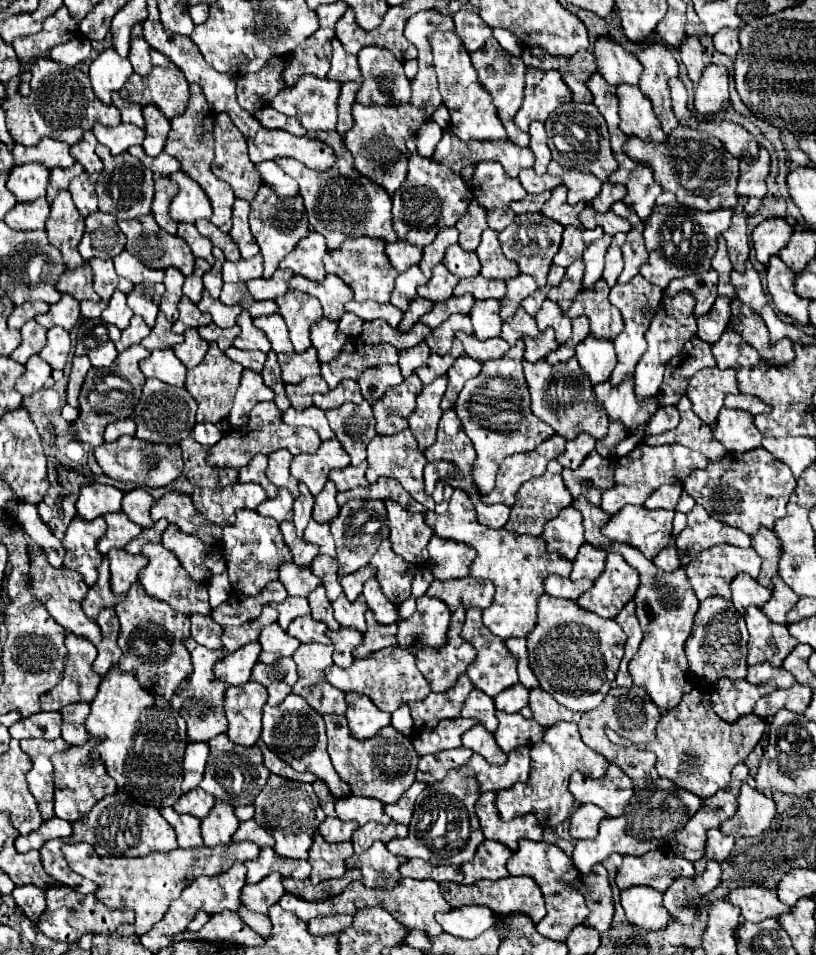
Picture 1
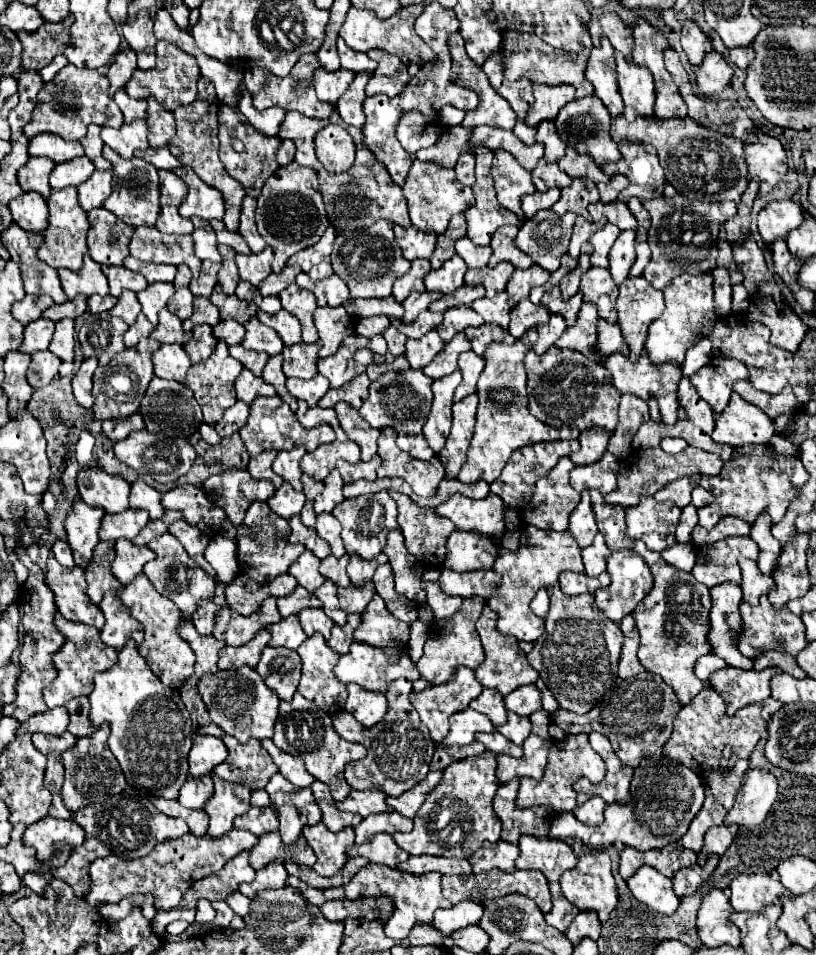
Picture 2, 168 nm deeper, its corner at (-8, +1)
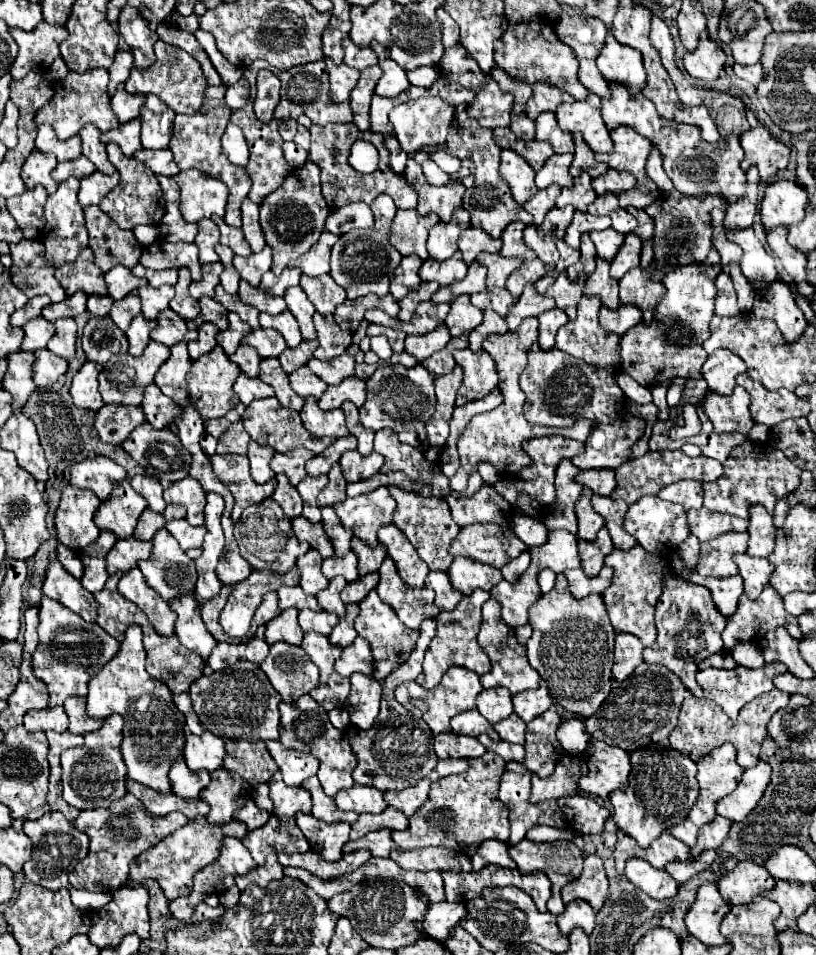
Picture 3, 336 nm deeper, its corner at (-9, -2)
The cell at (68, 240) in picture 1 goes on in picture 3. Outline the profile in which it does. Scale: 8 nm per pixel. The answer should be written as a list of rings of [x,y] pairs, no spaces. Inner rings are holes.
[[[65,180],[59,184],[57,192],[49,196],[45,204],[45,232],[43,232],[43,246],[45,246],[45,262],[51,266],[63,266],[75,262],[81,250],[89,246],[89,234],[83,220],[83,208],[77,202],[79,180]]]

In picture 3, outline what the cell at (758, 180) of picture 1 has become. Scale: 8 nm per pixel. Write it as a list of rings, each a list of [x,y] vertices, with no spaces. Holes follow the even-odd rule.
[[[759,122],[751,124],[751,130],[741,136],[741,146],[745,150],[741,168],[747,172],[751,166],[757,166],[763,182],[787,168],[789,148],[783,142],[771,138],[771,134]]]

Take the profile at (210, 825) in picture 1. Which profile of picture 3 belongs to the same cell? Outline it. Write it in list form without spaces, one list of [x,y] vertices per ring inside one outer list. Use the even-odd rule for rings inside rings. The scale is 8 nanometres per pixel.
[[[219,768],[211,774],[211,784],[201,792],[201,800],[209,804],[207,822],[209,824],[227,824],[233,818],[233,812],[243,808],[245,802],[253,796],[253,788],[241,780],[241,776]]]

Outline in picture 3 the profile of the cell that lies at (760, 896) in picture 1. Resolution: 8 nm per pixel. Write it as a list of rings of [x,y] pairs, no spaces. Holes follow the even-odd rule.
[[[751,860],[739,862],[735,870],[727,872],[717,888],[723,900],[731,906],[749,906],[755,896],[769,892],[775,888],[775,878],[767,872],[765,866],[753,864]]]

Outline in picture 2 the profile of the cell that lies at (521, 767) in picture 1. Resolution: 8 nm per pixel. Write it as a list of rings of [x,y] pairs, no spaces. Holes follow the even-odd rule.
[[[540,709],[530,715],[532,723],[532,733],[524,741],[524,755],[520,759],[520,765],[516,769],[518,777],[534,777],[540,781],[544,775],[544,767],[548,763],[548,751],[554,743],[554,739],[548,735],[548,725],[550,725],[550,713]]]

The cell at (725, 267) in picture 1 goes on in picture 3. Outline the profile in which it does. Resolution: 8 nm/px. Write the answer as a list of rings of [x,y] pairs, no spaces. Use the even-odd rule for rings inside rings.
[[[713,210],[713,240],[715,240],[715,248],[719,252],[719,256],[723,258],[723,264],[727,266],[729,262],[733,260],[741,260],[743,251],[735,243],[725,238],[725,228],[723,228],[723,218],[725,218],[725,212],[723,210]]]

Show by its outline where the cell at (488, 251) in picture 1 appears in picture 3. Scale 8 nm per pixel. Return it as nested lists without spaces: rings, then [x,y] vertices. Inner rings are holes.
[[[513,222],[513,224],[509,224],[505,228],[505,232],[501,236],[503,248],[499,252],[503,258],[521,258],[521,260],[533,260],[533,258],[537,258],[535,252],[523,242],[523,236],[521,236],[523,228],[525,228],[523,222]]]

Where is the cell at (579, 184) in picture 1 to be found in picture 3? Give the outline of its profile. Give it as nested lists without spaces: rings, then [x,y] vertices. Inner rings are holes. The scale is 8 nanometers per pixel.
[[[575,136],[575,158],[571,164],[571,176],[579,176],[581,172],[587,172],[591,178],[603,176],[607,172],[605,164],[595,162],[595,154],[589,152],[589,148],[585,148],[585,142],[581,140],[581,136]]]

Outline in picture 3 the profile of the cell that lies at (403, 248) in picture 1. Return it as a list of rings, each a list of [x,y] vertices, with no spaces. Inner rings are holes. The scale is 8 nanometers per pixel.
[[[397,210],[397,216],[391,226],[389,242],[393,248],[397,248],[403,256],[415,254],[421,260],[427,260],[427,236],[429,230],[437,224],[437,216],[417,216],[415,212],[401,212]]]

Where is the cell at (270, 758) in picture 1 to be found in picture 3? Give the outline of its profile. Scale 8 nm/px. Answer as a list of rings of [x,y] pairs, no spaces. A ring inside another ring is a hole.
[[[273,740],[267,742],[267,748],[269,748],[273,760],[277,762],[287,786],[301,786],[303,780],[315,776],[319,770],[319,760],[315,756],[285,750],[285,748],[281,748],[279,742],[273,742]]]

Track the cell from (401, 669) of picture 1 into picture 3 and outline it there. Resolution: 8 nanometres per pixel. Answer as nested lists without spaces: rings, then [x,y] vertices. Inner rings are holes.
[[[357,636],[351,642],[351,646],[343,648],[343,654],[335,662],[335,670],[337,670],[337,674],[341,674],[345,678],[349,678],[355,672],[373,678],[375,660],[369,650],[369,644],[365,640],[361,640],[361,636]]]

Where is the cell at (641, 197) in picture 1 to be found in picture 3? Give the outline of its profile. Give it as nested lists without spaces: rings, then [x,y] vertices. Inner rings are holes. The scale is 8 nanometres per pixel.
[[[617,128],[611,132],[611,138],[615,142],[613,152],[609,154],[601,154],[595,156],[597,162],[605,162],[609,168],[621,168],[631,172],[639,184],[643,184],[647,180],[647,158],[651,152],[651,142],[641,136],[639,132],[635,132],[633,128]]]

